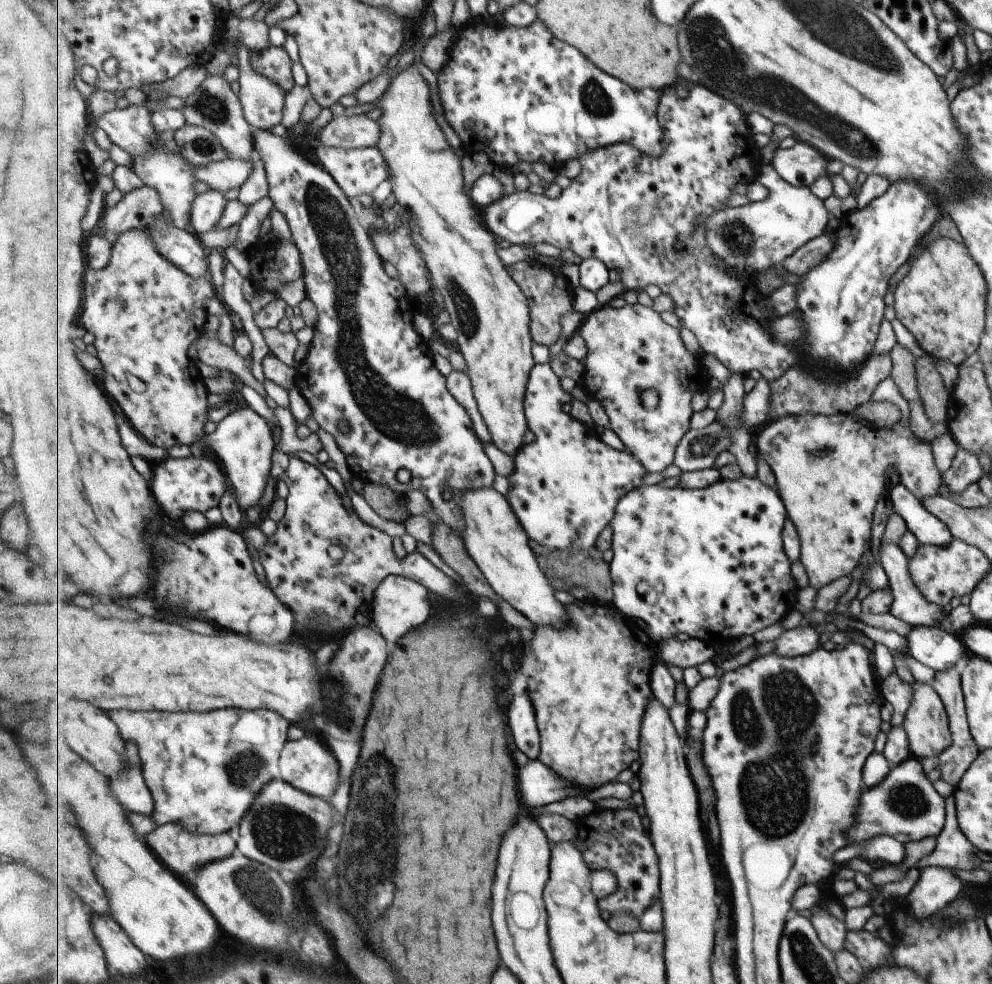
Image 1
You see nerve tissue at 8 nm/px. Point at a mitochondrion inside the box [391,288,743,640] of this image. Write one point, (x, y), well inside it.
(705, 445)

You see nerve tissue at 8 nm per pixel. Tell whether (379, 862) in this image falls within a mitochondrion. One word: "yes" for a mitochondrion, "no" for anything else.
yes

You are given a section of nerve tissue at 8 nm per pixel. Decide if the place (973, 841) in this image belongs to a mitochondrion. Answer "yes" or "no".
no

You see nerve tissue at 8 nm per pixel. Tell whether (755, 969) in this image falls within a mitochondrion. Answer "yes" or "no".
no

